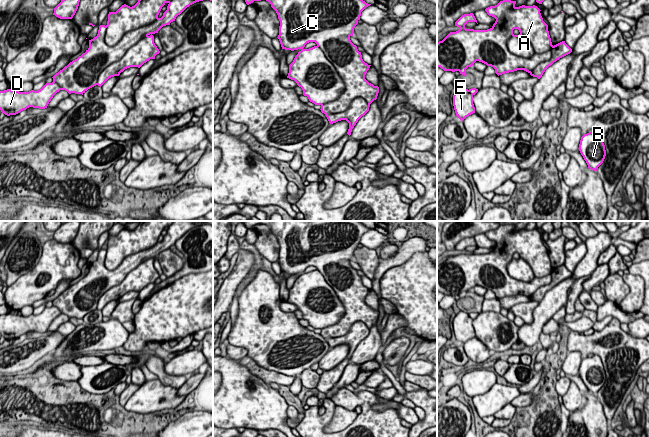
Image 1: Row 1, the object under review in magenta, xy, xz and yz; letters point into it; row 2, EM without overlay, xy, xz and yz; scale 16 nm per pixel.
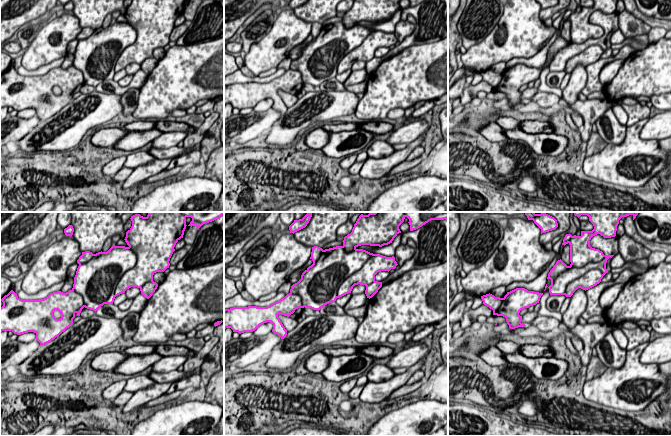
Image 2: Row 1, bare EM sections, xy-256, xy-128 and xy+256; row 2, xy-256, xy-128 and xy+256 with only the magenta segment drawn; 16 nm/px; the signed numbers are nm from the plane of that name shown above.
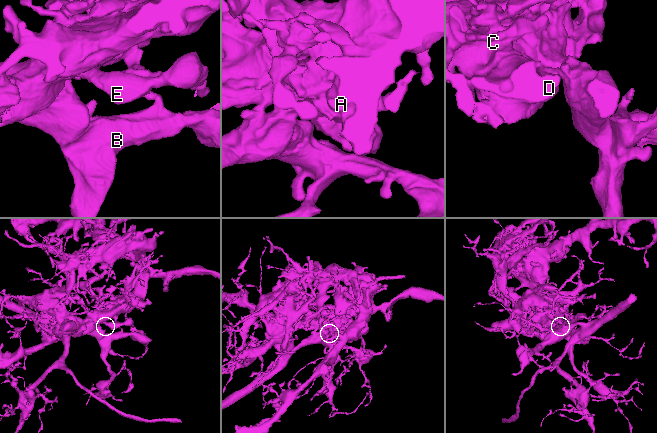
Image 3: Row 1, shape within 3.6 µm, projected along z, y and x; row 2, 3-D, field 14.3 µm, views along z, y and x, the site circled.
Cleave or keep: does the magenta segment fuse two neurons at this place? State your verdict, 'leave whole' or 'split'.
split

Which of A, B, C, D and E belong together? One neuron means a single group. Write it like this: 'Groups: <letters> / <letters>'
Groups: A C D E / B

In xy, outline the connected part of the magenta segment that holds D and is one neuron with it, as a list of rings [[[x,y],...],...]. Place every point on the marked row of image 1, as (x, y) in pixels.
[[[46,83],[40,90],[19,92],[11,89],[0,91],[0,110],[7,116],[16,115],[29,107],[45,109],[61,87],[55,83]]]

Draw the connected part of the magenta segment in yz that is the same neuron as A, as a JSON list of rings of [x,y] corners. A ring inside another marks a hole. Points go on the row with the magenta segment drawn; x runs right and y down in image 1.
[[[503,0],[495,6],[486,8],[487,14],[496,19],[493,26],[487,30],[466,29],[465,25],[468,22],[477,23],[477,20],[473,13],[462,15],[455,22],[455,26],[460,29],[456,32],[450,32],[442,41],[437,42],[437,67],[444,71],[459,71],[460,74],[466,76],[466,69],[479,61],[493,67],[498,76],[524,70],[531,76],[540,79],[549,66],[572,52],[565,41],[552,45],[548,25],[543,21],[541,10],[537,6],[522,5],[516,7],[515,4],[516,1]],[[514,29],[518,29],[520,34],[530,41],[535,51],[530,58],[517,56],[508,50],[507,40],[513,34]]]

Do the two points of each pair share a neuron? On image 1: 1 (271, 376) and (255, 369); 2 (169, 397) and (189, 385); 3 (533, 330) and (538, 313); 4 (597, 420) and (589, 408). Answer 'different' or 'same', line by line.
1: same
2: different
3: same
4: same

